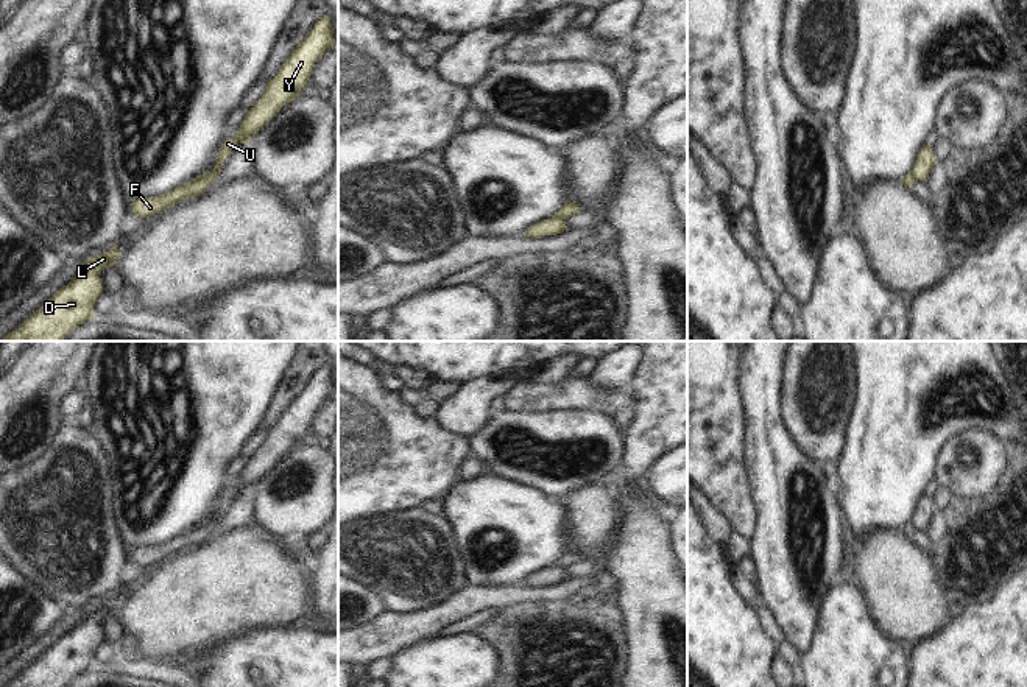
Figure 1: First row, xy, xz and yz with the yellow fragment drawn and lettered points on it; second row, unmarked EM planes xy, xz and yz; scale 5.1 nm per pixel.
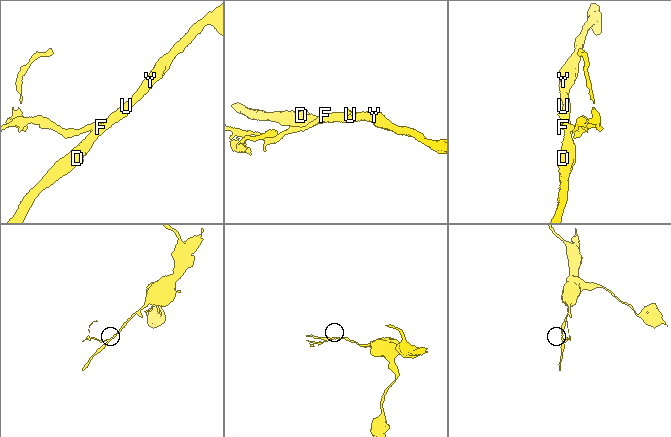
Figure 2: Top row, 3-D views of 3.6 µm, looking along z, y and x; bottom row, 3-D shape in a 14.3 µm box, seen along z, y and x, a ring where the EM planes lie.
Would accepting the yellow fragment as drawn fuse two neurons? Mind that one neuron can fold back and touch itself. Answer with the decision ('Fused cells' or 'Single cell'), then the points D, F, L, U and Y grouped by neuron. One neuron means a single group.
Fused cells. Groups: D L U Y / F

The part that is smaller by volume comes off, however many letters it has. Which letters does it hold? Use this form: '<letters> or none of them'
F

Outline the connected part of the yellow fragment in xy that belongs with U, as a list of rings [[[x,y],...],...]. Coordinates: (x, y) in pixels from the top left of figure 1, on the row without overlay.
[[[324,365],[310,377],[274,427],[268,430],[260,447],[245,464],[238,481],[232,488],[226,486],[214,517],[224,513],[224,508],[238,491],[248,494],[254,483],[299,444],[304,433],[310,428],[312,416],[323,407],[329,396],[334,397],[334,377],[329,365]]]

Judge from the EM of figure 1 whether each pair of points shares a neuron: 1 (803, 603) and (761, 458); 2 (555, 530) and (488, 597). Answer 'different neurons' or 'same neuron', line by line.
1: same neuron
2: different neurons

